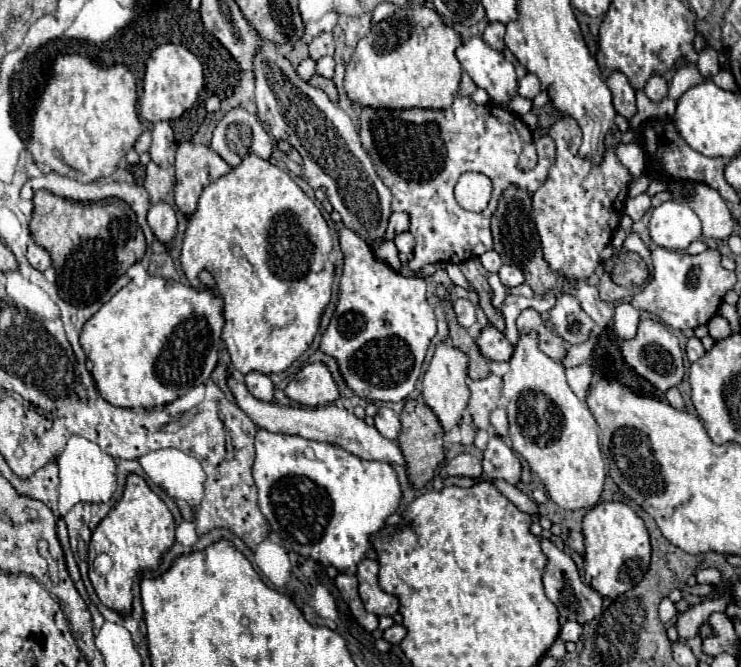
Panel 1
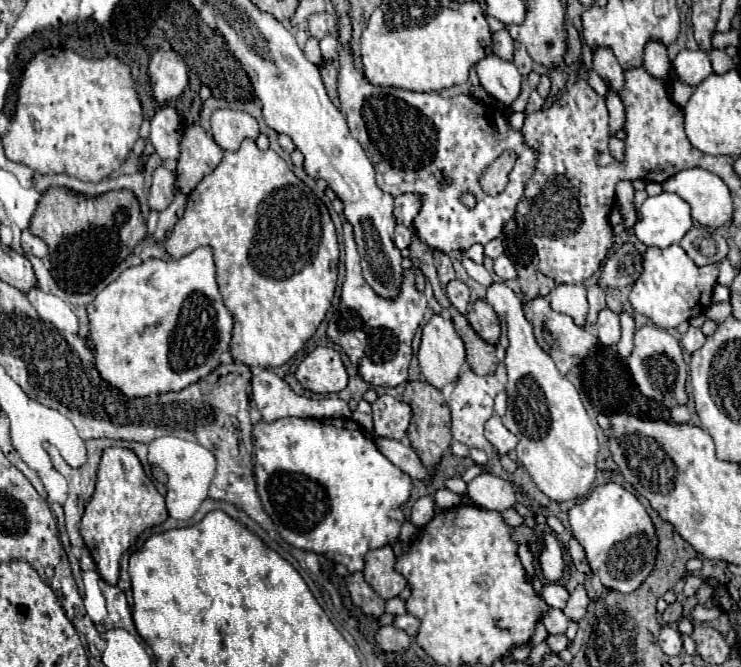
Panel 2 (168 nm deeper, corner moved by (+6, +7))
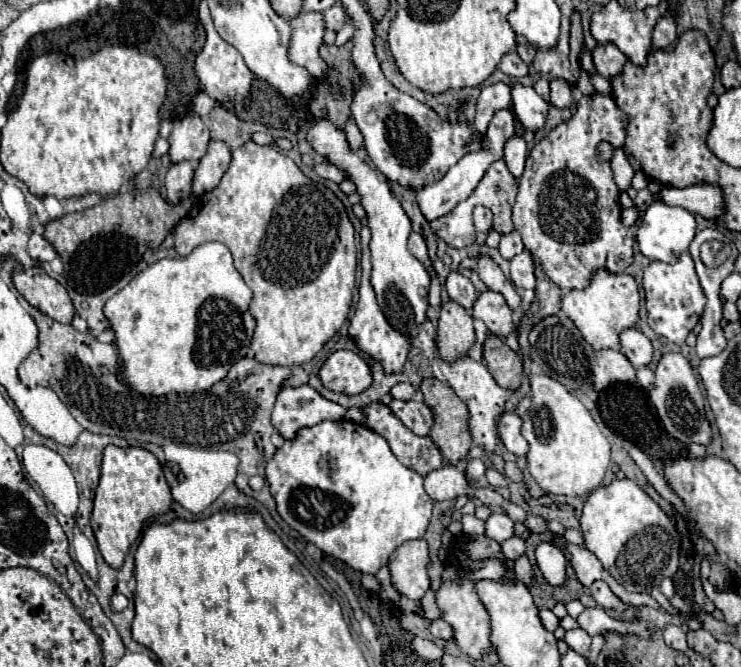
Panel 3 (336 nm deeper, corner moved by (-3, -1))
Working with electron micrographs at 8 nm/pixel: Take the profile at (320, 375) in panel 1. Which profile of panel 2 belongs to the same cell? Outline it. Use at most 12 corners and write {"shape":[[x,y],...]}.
{"shape":[[314,349],[296,371],[314,393],[348,385],[342,355]]}

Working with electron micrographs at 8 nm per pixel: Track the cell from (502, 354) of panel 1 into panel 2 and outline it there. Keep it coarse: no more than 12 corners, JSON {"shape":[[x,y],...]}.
{"shape":[[484,299],[472,303],[468,321],[484,341],[498,343],[500,319]]}

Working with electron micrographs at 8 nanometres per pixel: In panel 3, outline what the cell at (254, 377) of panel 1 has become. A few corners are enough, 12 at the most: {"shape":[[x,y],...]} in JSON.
{"shape":[[309,385],[281,387],[271,423],[285,439],[339,421],[345,407]]}

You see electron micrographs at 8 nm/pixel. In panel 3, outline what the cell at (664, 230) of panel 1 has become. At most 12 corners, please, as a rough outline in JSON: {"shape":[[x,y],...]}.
{"shape":[[655,201],[639,221],[649,259],[675,263],[695,237],[695,217]]}

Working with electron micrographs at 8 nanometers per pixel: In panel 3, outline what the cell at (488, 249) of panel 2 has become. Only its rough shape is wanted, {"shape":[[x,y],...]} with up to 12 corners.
{"shape":[[517,231],[501,237],[501,257],[513,259],[525,251]]}

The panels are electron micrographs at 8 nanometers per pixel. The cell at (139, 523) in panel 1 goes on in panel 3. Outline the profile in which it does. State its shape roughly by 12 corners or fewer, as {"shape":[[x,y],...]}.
{"shape":[[103,453],[91,529],[121,569],[173,497],[153,453]]}

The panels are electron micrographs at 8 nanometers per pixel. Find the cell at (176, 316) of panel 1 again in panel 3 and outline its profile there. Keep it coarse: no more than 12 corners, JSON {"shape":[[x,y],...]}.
{"shape":[[223,243],[105,303],[141,395],[207,391],[249,353],[253,293]]}

